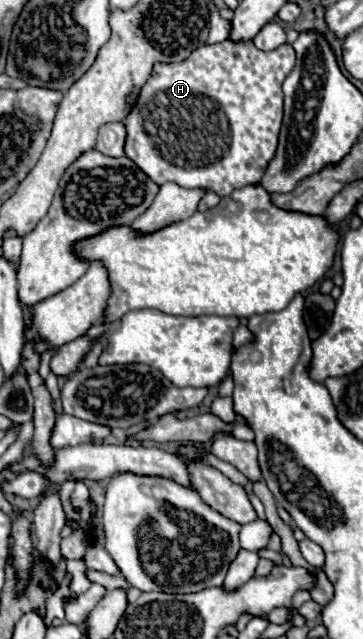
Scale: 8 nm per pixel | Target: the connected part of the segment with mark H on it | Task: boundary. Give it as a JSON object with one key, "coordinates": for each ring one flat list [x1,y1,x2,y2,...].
{"coordinates":[[224,40,218,44,202,44,200,48,196,48,186,60,178,62,178,64,156,64,154,72,150,76,150,80,146,82,146,88,142,88,142,92,138,94,138,100,134,104,134,108,130,110,130,116,126,116,126,120,122,122,126,126,126,158,134,160,134,164,138,164,138,168,142,168,142,172,146,172,146,176,150,176,150,180,154,180,156,184,164,184,164,182,176,182,182,188,204,188,204,190,212,190,218,196,230,196,234,190,248,186,248,184,258,184,268,162,272,160,274,152,276,152,276,144,278,144,278,132,280,132,280,124,282,124,282,82,284,78,292,72,294,68,294,50,290,44,282,44,276,50,270,52,262,52,258,48,254,48,254,42,236,42,236,40]]}

